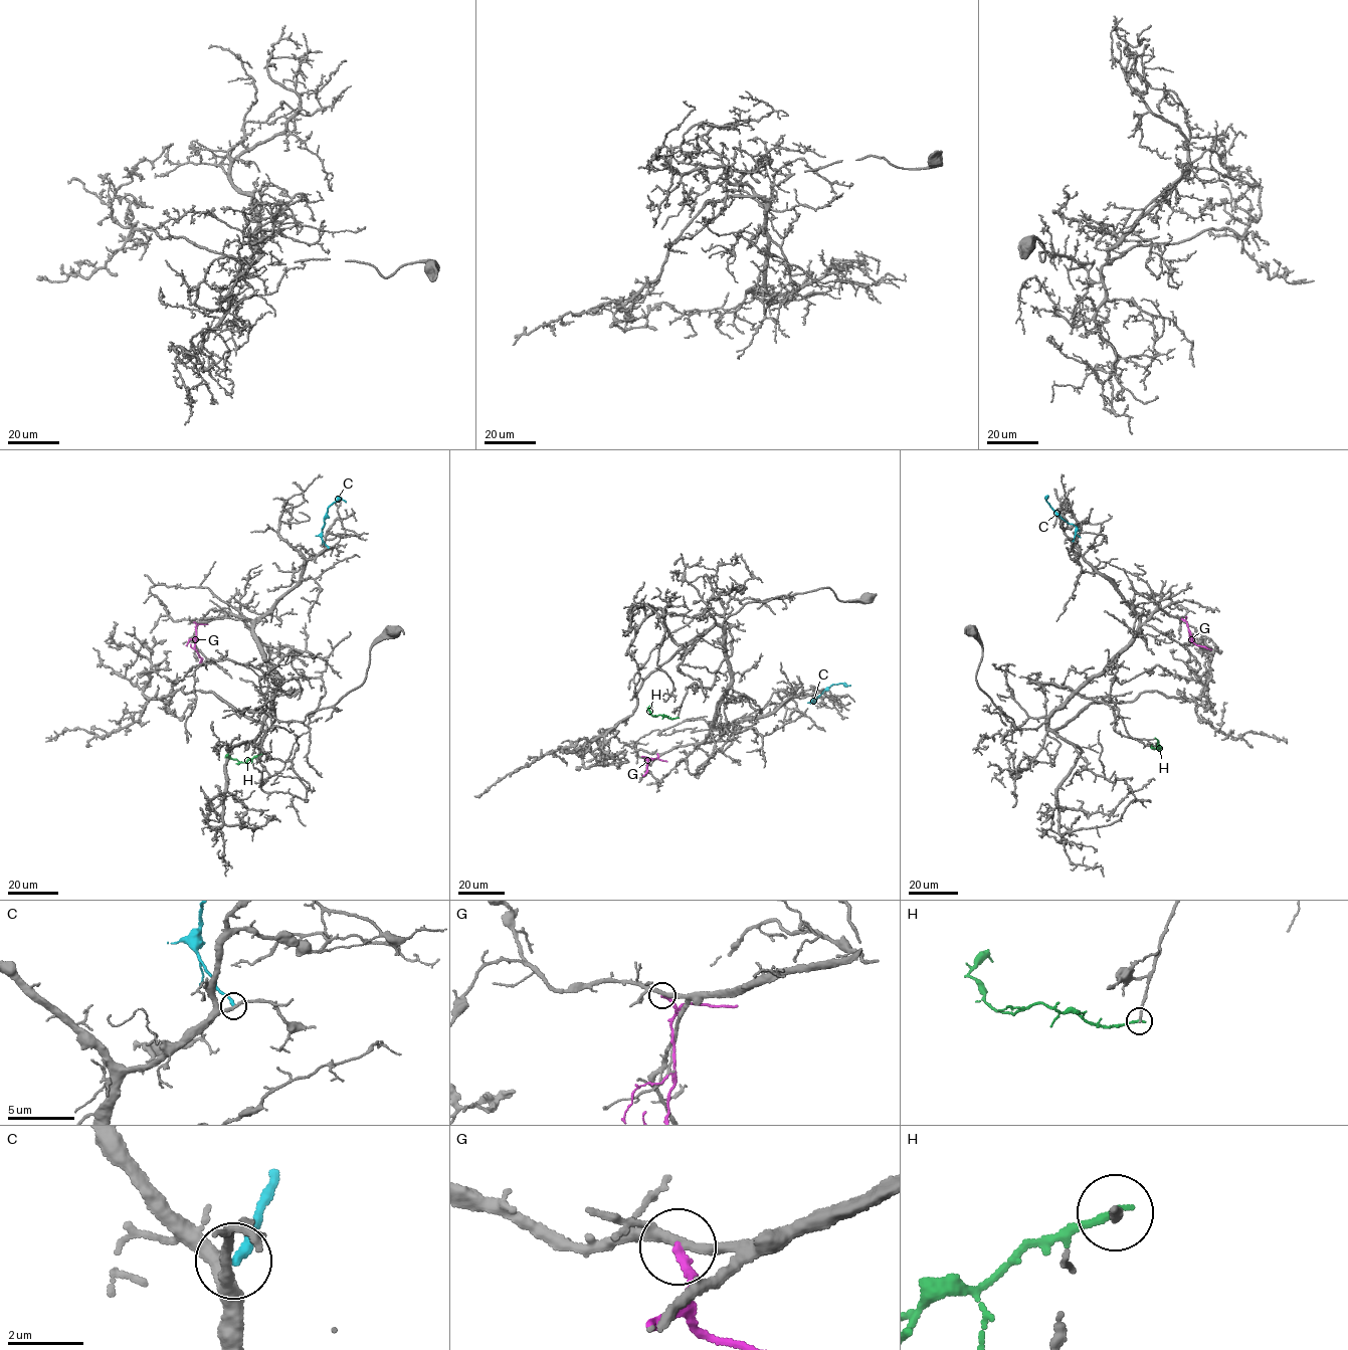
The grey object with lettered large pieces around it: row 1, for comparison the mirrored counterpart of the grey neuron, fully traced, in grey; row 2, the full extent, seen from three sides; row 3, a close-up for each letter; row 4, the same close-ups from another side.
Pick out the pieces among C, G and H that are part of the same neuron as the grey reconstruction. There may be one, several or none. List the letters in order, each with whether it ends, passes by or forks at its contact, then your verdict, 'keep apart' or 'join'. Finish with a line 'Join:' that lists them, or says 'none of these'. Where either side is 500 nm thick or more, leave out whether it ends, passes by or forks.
C: it ends there; keep apart
G: it ends there; keep apart
H: it ends there; keep apart
Join: none of these

